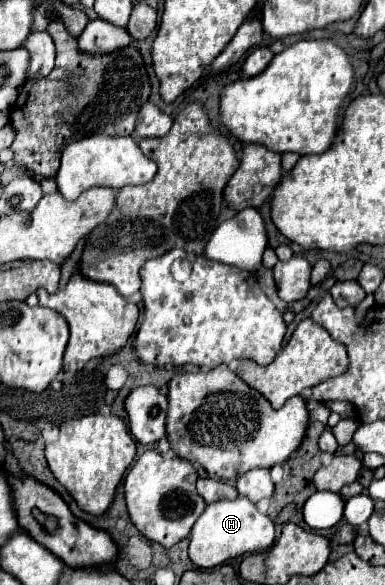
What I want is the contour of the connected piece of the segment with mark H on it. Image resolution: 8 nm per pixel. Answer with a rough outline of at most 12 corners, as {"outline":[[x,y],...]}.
{"outline":[[244,496],[206,506],[188,554],[198,568],[266,550],[272,520]]}

